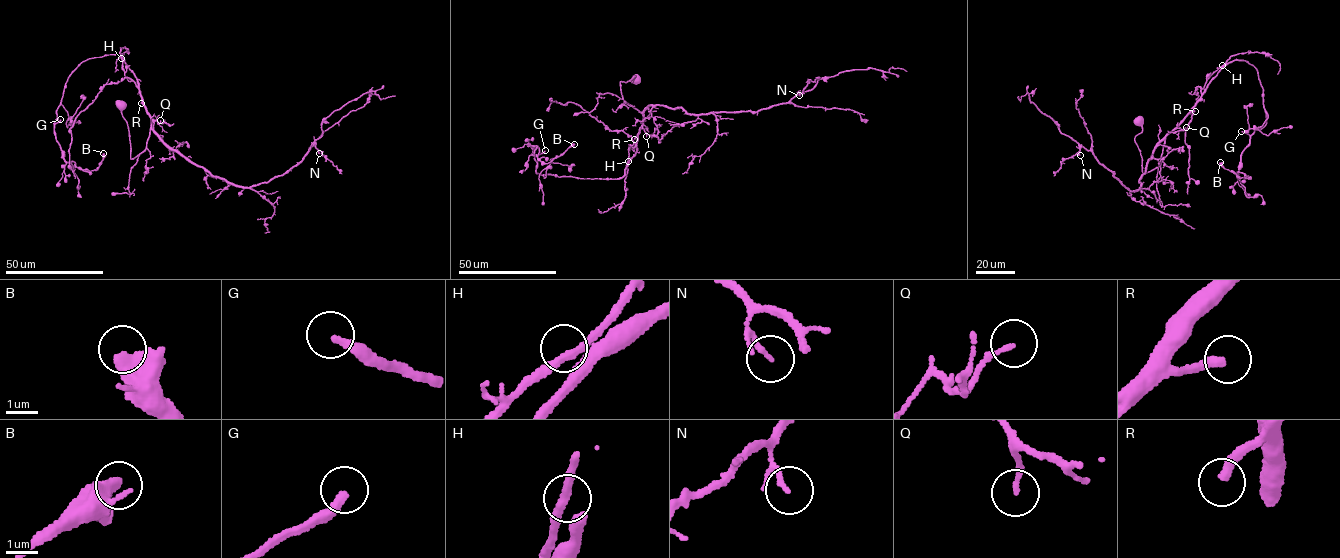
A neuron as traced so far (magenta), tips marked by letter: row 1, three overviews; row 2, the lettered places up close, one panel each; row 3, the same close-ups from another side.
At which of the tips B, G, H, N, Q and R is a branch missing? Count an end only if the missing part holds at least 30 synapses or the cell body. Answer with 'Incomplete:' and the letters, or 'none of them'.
Incomplete: R

